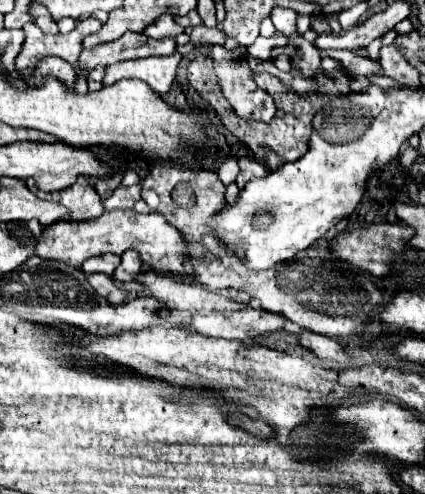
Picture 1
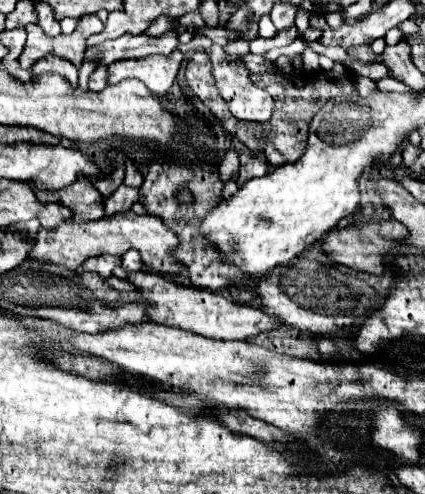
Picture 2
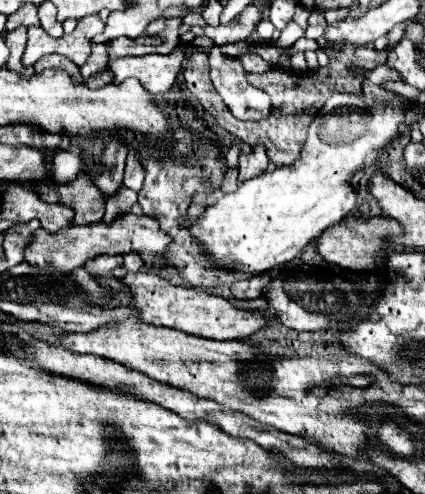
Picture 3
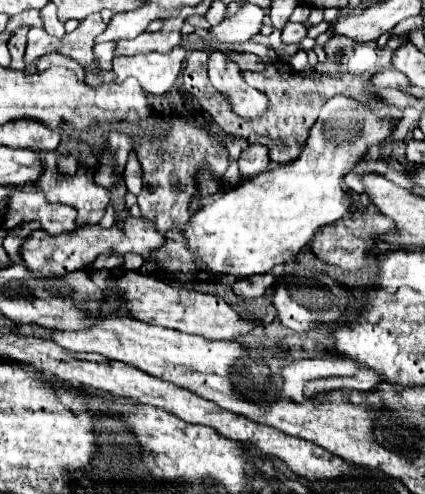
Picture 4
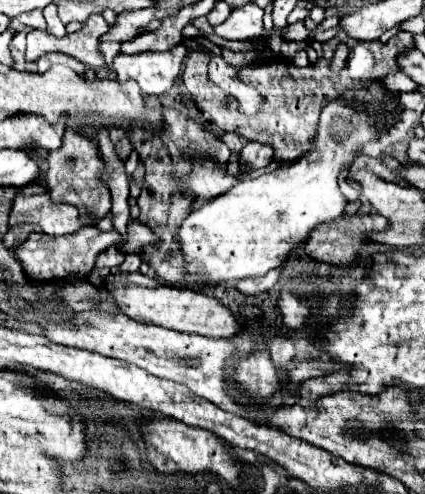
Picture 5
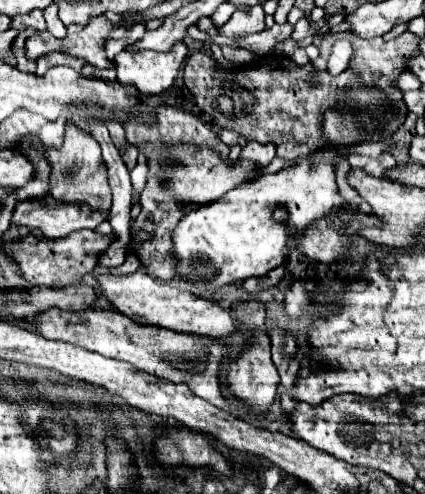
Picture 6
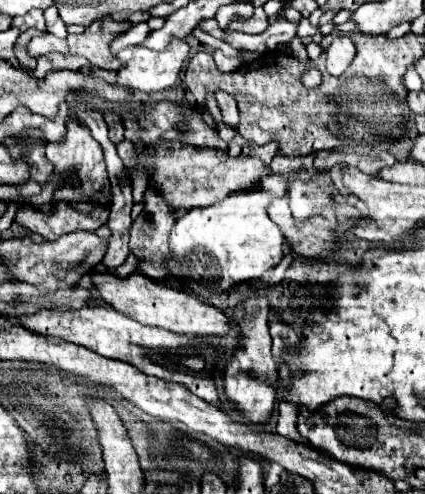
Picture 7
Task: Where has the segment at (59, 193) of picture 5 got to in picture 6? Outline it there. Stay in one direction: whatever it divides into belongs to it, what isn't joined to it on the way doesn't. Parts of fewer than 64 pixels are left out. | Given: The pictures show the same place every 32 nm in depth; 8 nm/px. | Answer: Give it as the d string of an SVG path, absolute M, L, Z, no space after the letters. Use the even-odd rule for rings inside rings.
M74 124L66 126L62 148L46 148L46 160L52 166L50 172L50 196L58 202L86 204L94 212L110 210L110 188L106 178L106 164L100 154L100 144L84 130Z

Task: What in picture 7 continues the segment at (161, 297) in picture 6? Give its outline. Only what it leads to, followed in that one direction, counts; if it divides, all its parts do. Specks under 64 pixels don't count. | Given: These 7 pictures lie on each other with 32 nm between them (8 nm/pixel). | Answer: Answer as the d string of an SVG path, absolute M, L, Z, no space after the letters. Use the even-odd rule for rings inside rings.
M92 272L92 280L96 282L104 302L108 302L110 306L114 306L114 310L134 318L140 324L164 328L170 332L180 332L186 336L226 336L232 328L230 318L220 308L204 304L196 296L184 290L176 290L172 286L154 280L146 280L142 272L134 272L124 278L110 272L104 274Z

